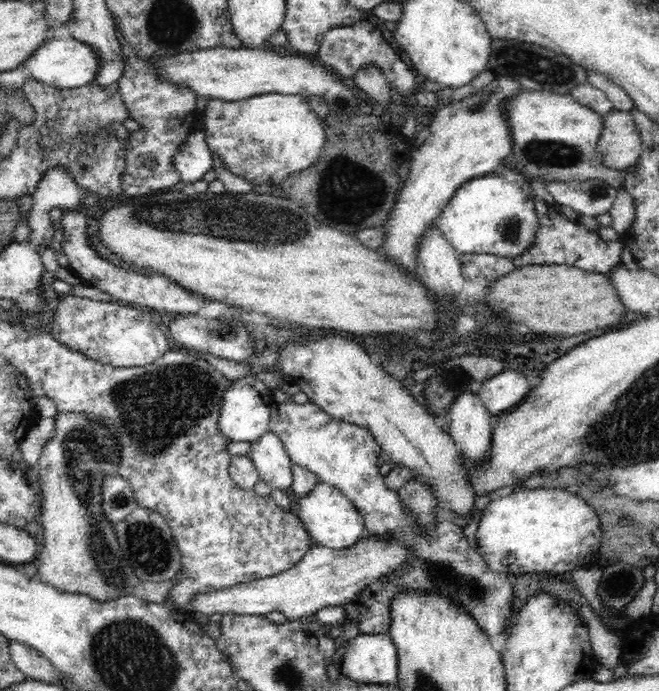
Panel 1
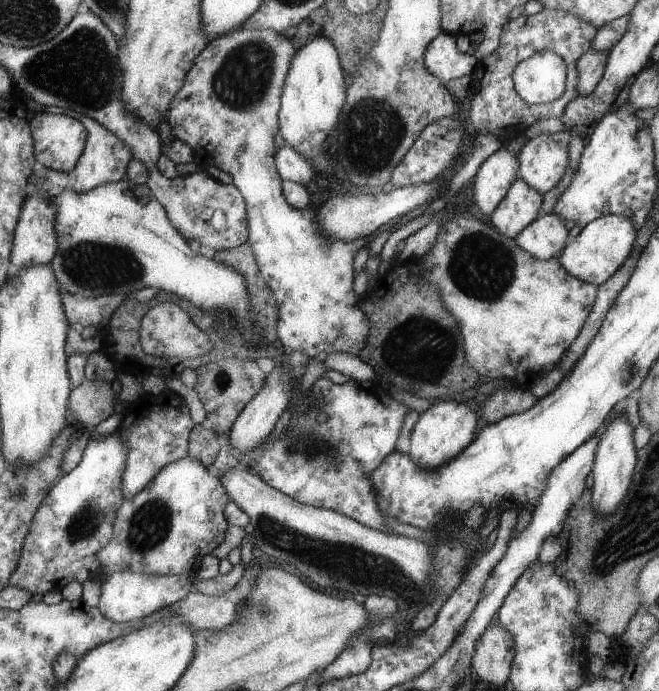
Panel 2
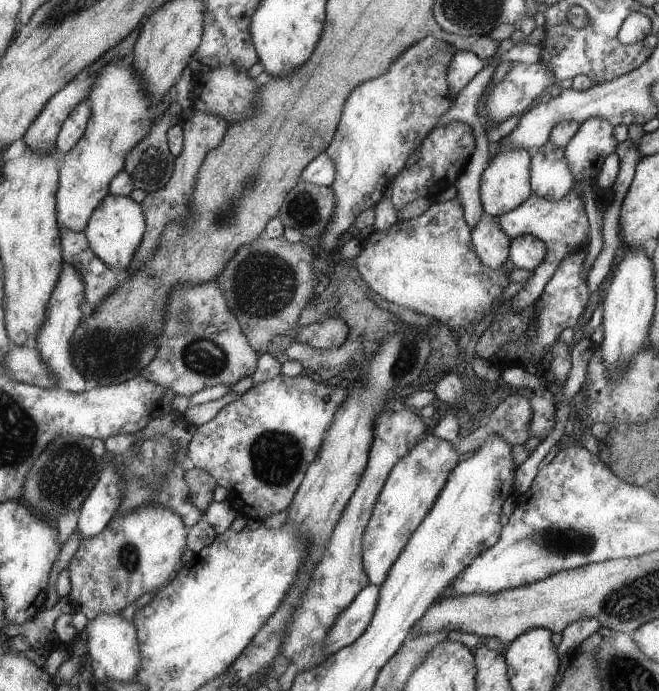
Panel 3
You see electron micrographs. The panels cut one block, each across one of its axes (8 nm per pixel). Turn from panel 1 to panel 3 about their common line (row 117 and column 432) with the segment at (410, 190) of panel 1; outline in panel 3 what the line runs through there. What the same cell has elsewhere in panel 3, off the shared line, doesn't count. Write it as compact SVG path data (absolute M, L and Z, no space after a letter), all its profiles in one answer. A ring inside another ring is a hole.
M432 433L397 463L377 498L362 542L362 560L370 585L381 587L385 583L389 571L404 552L409 539L430 514L445 489L449 475L459 463L460 456L454 443L437 438Z

